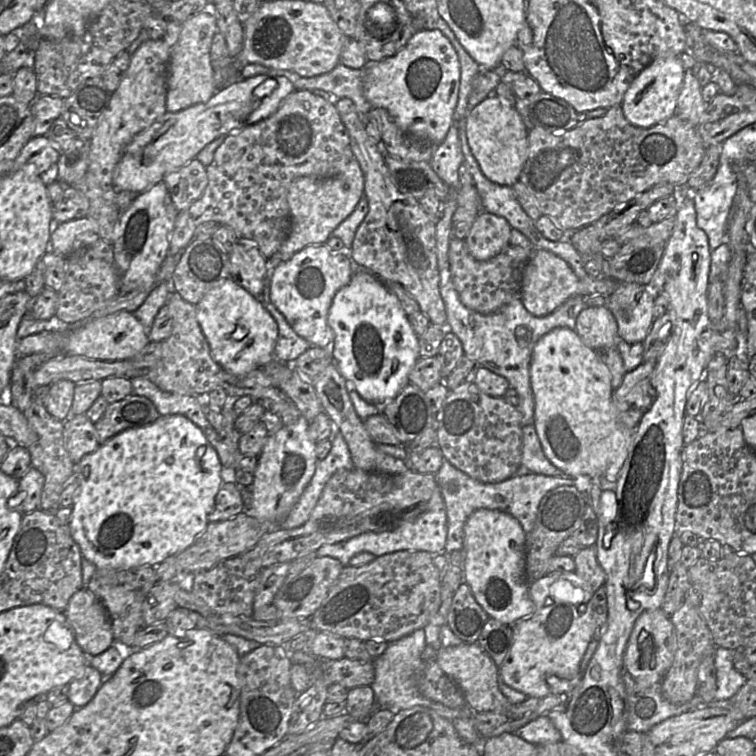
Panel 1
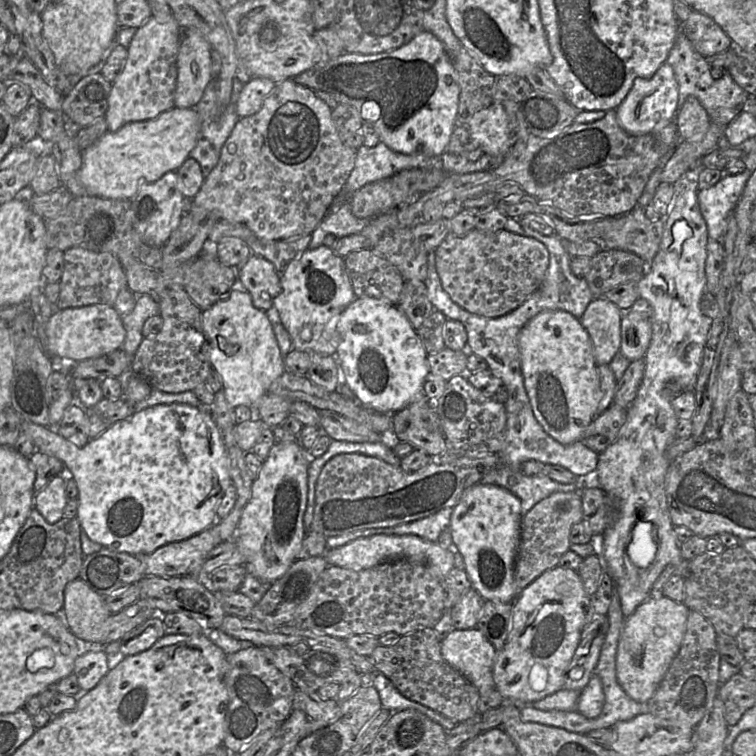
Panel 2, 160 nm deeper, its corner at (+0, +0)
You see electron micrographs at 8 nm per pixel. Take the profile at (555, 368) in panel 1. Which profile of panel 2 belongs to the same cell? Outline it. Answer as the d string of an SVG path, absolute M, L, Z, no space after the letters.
M563 310L542 311L518 336L524 386L535 418L561 444L581 441L596 416L600 380L591 338L580 319Z

